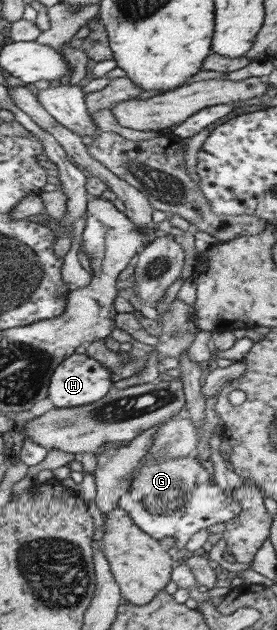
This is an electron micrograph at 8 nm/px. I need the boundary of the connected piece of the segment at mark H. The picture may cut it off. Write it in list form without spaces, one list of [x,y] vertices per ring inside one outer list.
[[[73,352],[71,356],[63,358],[53,369],[48,382],[47,401],[57,409],[86,406],[103,398],[113,380],[114,377],[97,360],[88,357],[87,354]]]

